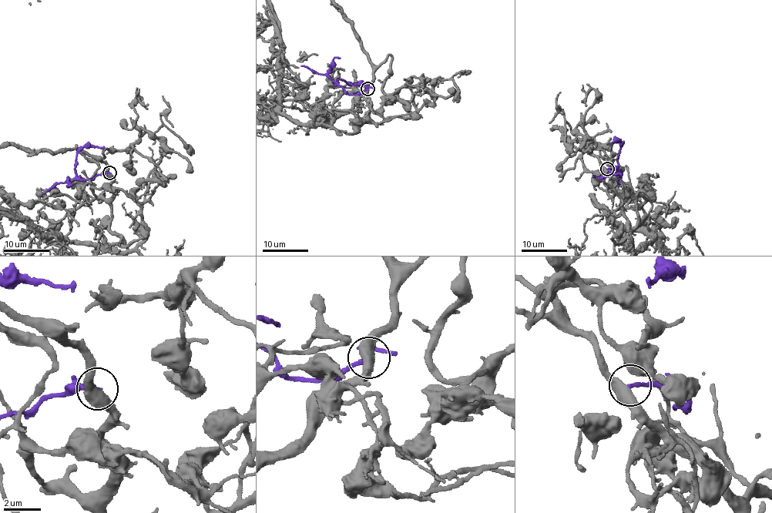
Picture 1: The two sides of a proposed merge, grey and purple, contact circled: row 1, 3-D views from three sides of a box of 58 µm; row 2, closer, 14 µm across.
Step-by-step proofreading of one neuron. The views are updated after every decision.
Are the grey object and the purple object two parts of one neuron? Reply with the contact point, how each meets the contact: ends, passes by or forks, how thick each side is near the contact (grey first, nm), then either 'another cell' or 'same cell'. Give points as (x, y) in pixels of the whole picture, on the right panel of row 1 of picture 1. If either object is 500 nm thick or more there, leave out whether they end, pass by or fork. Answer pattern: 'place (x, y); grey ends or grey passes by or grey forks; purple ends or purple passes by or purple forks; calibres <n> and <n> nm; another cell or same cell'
place (607, 169); calibres 550 and 240 nm; another cell

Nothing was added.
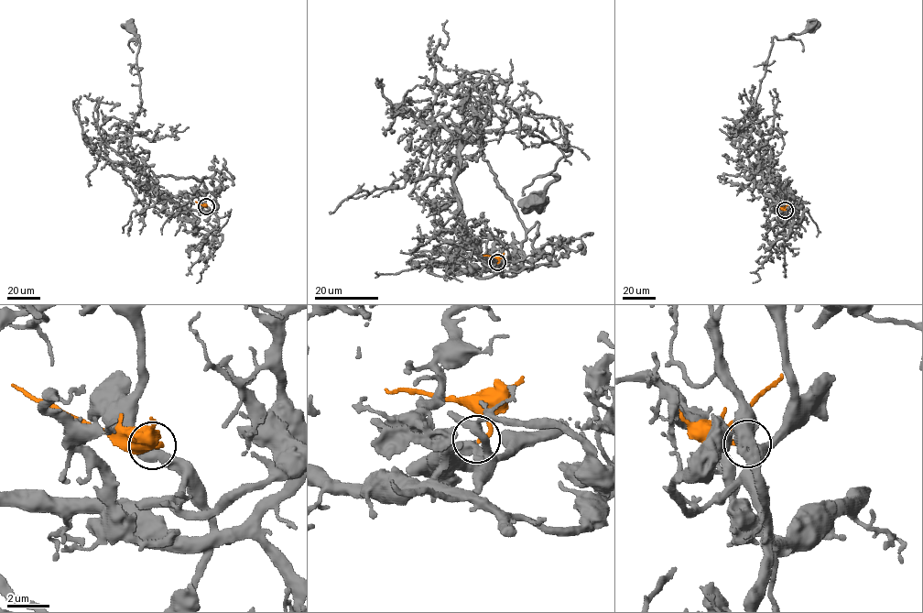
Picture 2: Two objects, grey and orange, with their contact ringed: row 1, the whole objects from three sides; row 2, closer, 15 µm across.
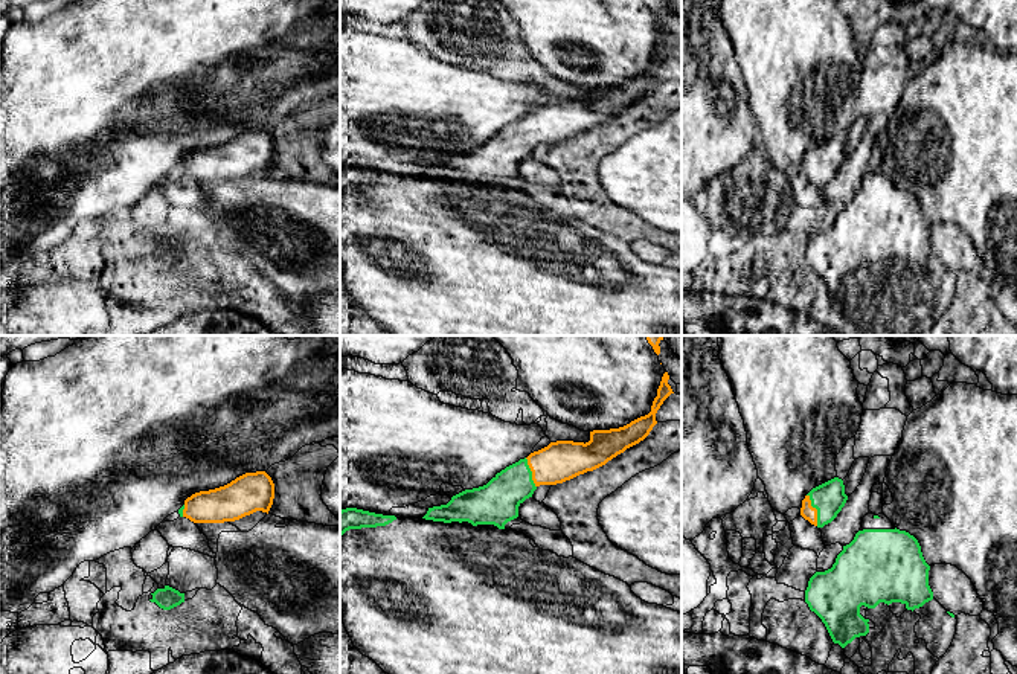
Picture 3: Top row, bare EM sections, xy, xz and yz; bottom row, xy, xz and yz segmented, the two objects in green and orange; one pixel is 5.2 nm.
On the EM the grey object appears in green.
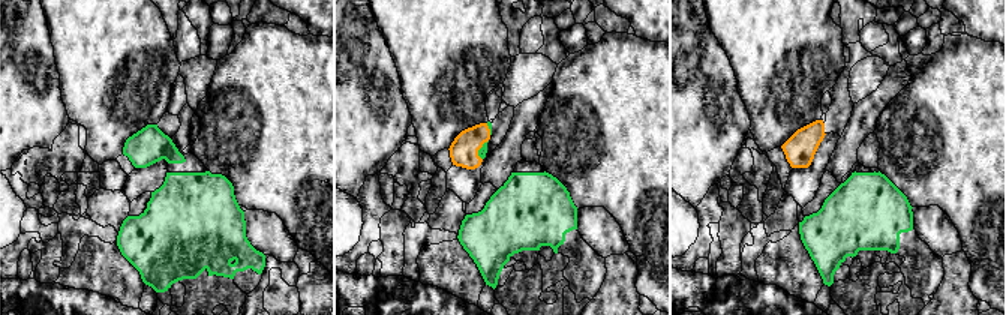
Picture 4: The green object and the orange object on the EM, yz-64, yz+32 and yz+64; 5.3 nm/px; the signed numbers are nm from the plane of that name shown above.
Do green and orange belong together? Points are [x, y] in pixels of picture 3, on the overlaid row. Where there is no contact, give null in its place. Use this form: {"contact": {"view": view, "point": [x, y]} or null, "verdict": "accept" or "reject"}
{"contact": {"view": "yz", "point": [816, 508]}, "verdict": "accept"}

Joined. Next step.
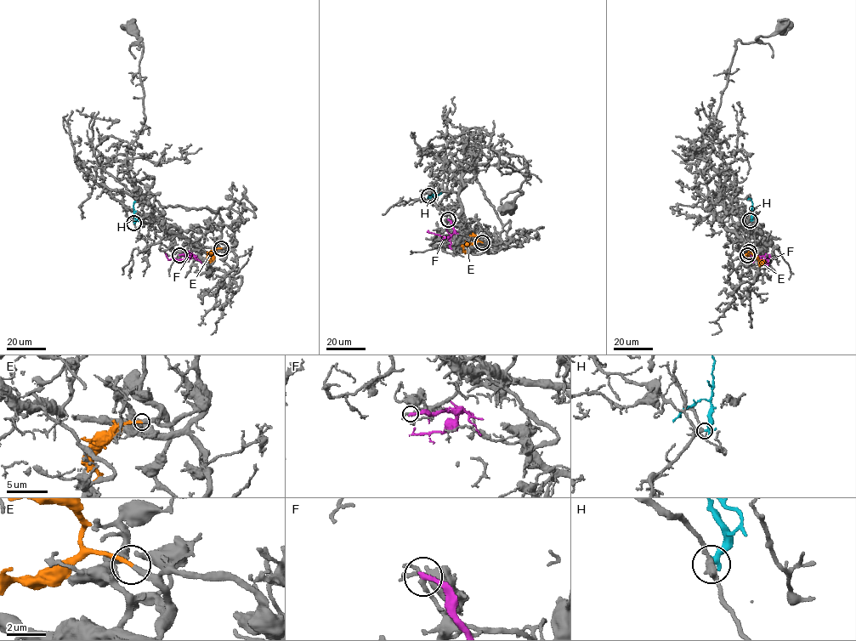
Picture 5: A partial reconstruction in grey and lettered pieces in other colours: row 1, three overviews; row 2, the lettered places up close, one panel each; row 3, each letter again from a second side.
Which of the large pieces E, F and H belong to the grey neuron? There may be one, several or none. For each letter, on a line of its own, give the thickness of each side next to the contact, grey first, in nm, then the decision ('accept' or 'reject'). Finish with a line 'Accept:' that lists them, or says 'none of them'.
E: 260/240 nm | accept
F: 200/280 nm | reject
H: 320/240 nm | accept
Accept: E, H

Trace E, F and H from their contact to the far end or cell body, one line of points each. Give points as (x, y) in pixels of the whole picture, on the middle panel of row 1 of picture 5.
E: (482, 242), (477, 241), (463, 246), (465, 253)
F: (448, 219), (454, 230), (450, 236), (428, 230)
H: (428, 195), (431, 197), (440, 192)

